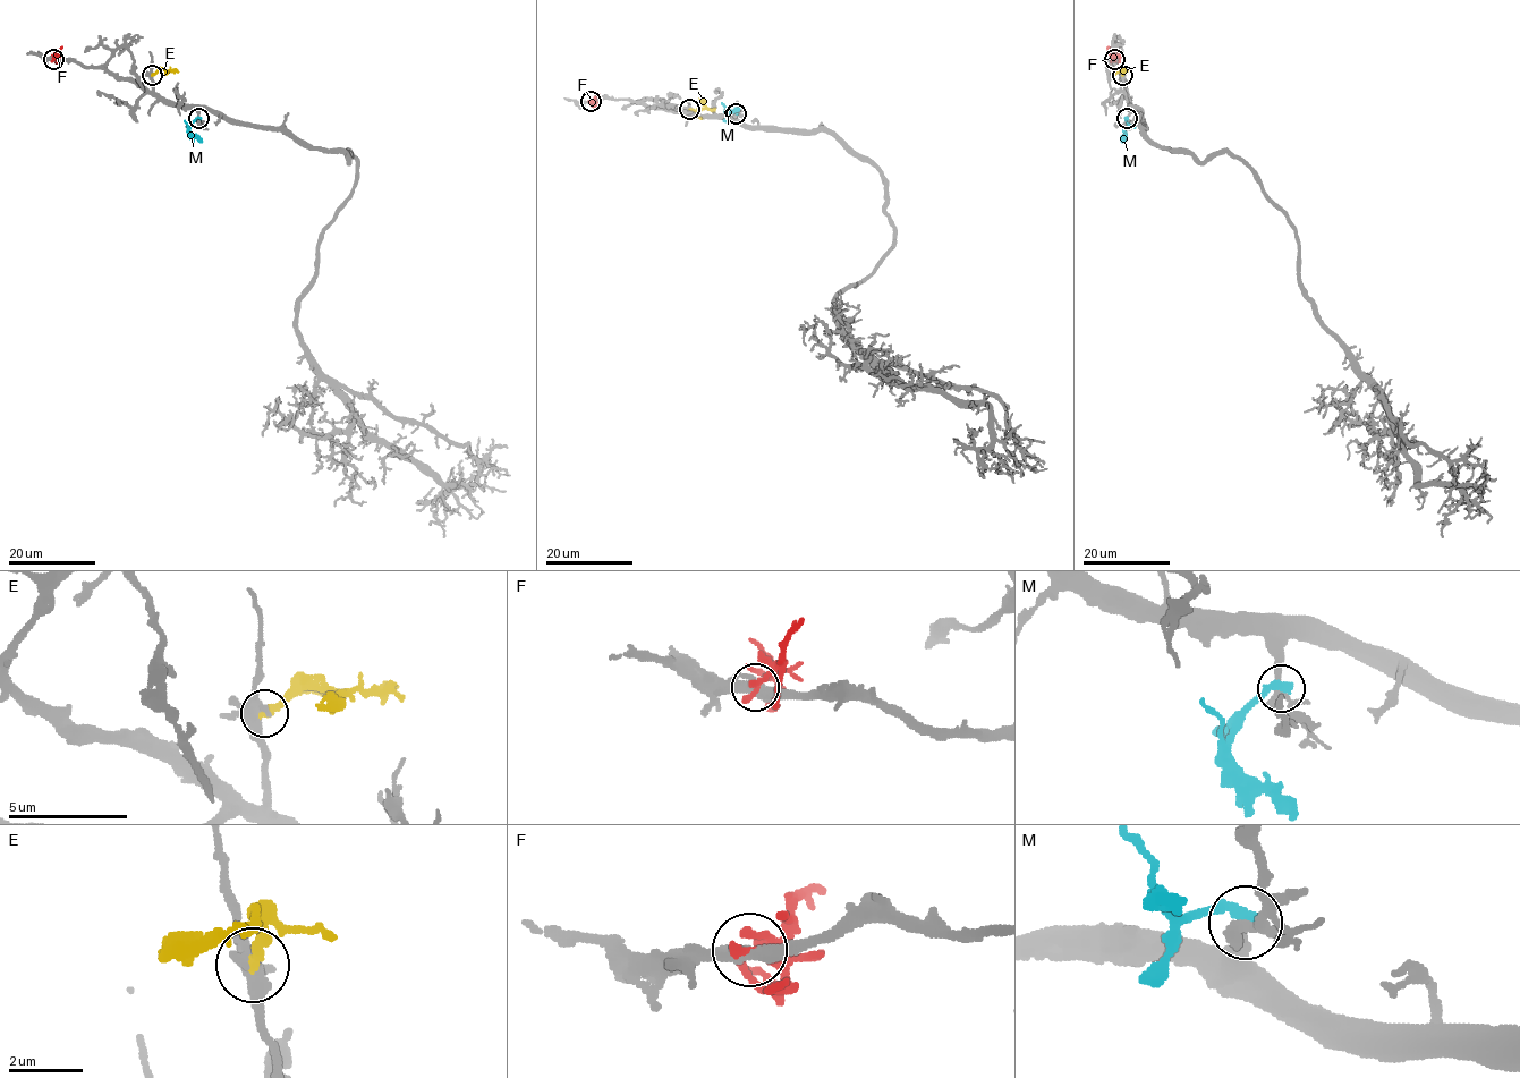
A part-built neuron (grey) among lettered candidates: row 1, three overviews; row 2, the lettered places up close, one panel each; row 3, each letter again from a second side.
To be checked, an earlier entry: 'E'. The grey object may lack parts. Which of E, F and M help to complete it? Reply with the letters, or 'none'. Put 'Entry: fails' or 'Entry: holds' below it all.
E
Entry: holds

